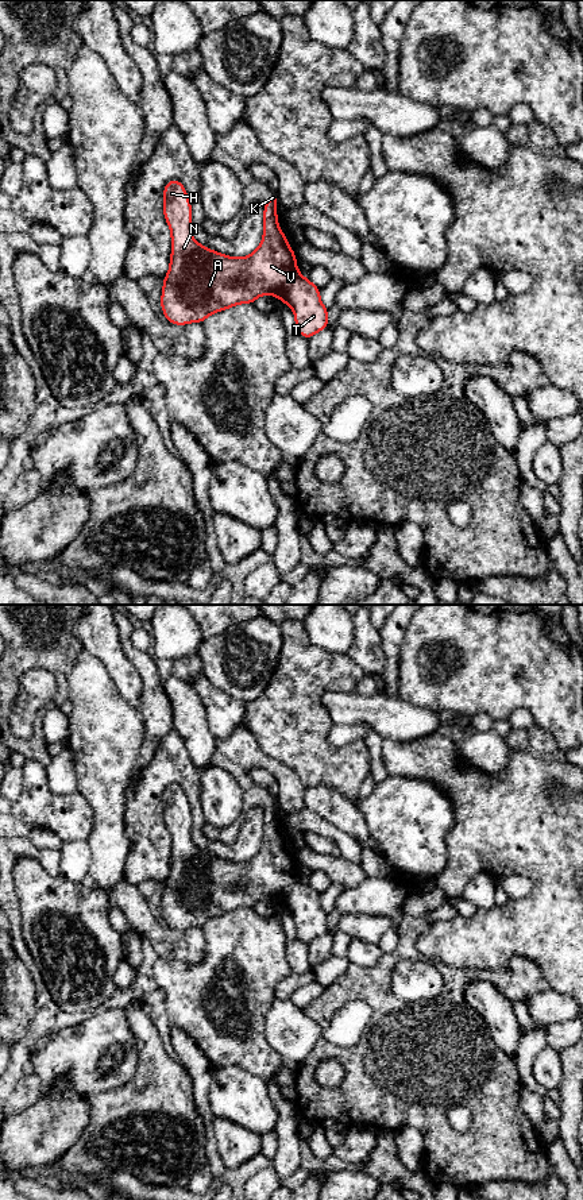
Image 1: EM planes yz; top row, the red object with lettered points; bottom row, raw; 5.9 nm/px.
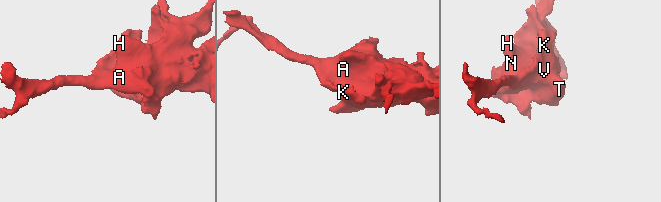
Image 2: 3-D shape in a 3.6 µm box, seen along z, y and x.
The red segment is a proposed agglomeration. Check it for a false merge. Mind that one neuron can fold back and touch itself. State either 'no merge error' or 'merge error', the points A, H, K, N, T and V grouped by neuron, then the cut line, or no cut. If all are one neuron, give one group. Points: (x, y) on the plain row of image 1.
no merge error; groups A H K N T V; cut none

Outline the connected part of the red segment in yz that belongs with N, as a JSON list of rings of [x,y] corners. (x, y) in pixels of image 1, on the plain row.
[[[178,783],[166,788],[163,804],[171,837],[170,872],[161,902],[166,926],[204,927],[212,918],[271,899],[293,914],[296,937],[305,944],[328,933],[328,914],[320,906],[320,894],[300,879],[297,861],[278,833],[278,799],[271,798],[263,813],[260,850],[244,863],[223,860],[193,844],[192,810]]]

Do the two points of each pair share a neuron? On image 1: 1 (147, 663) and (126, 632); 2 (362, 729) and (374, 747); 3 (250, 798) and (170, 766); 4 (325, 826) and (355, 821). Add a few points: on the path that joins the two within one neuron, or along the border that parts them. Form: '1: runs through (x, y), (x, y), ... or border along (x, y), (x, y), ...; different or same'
1: runs through (139, 658), (127, 645), (126, 640); same
2: border along (371, 730), (362, 739); different
3: border along (247, 810), (259, 807), (263, 811); different
4: border along (307, 807), (317, 811), (361, 842); different

